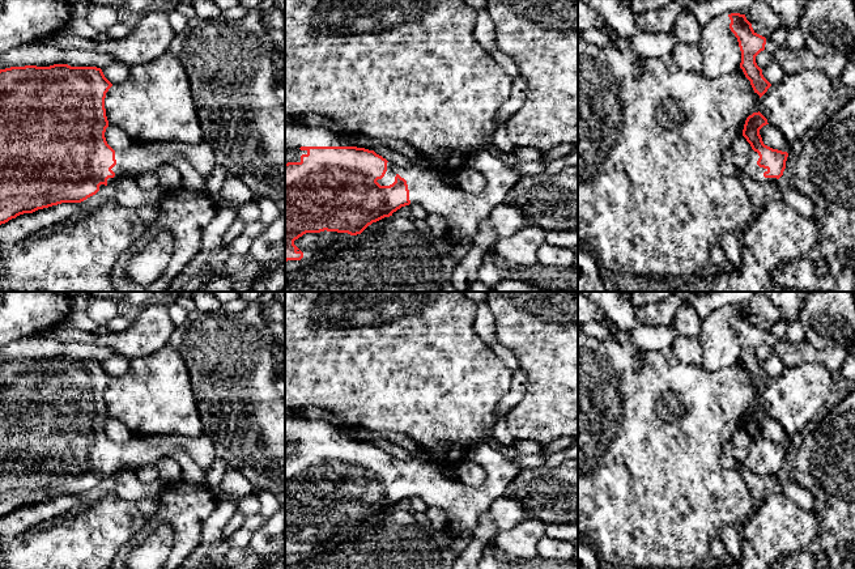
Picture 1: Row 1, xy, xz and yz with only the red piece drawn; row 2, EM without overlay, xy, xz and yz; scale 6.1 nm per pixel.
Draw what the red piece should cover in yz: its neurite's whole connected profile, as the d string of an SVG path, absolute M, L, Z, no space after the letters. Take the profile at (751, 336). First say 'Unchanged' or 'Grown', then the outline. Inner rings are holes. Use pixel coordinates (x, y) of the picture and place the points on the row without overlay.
Unchanged. M731 306L728 310L731 313L729 322L737 331L741 344L740 361L750 374L754 386L761 391L771 379L763 370L762 362L756 356L756 349L765 343L766 331L753 323L745 307Z

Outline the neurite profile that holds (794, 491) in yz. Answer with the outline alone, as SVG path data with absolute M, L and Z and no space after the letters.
M792 477L778 480L779 480L779 491L787 498L792 500L801 509L807 511L814 511L814 498L804 485L796 483Z

